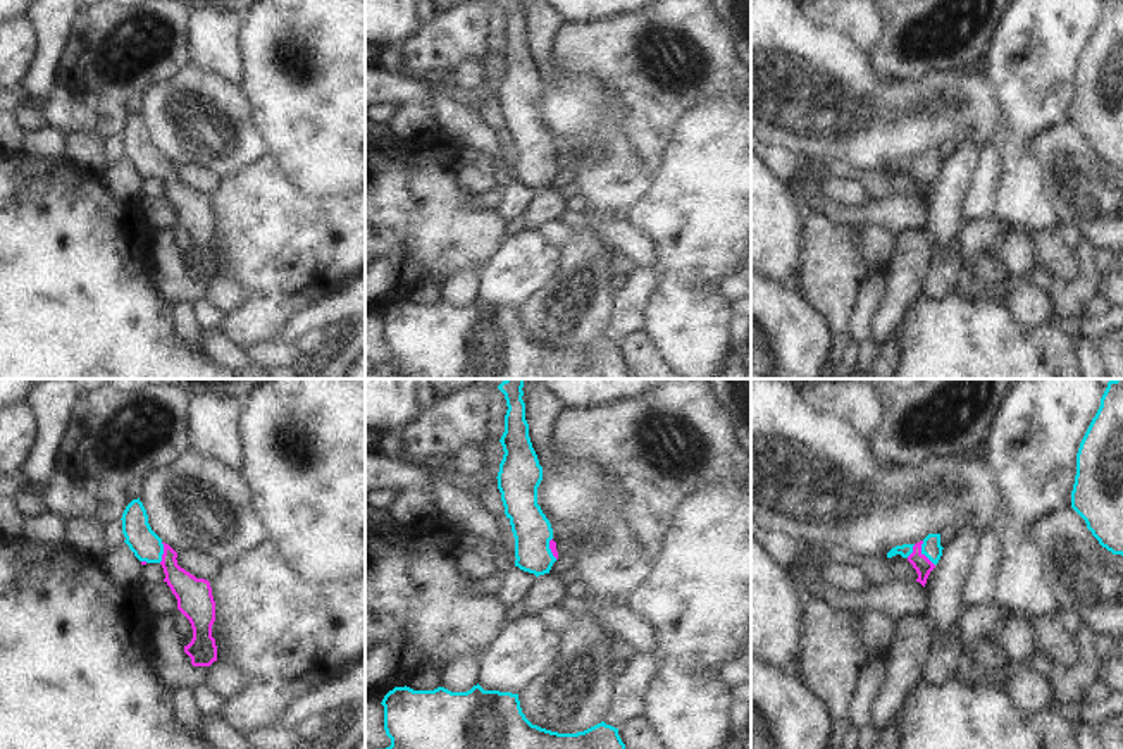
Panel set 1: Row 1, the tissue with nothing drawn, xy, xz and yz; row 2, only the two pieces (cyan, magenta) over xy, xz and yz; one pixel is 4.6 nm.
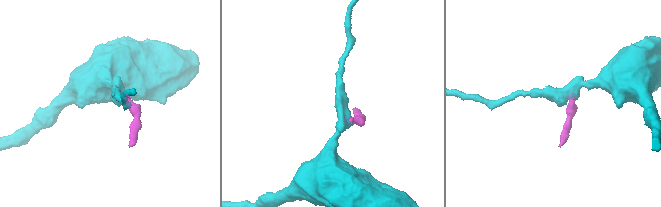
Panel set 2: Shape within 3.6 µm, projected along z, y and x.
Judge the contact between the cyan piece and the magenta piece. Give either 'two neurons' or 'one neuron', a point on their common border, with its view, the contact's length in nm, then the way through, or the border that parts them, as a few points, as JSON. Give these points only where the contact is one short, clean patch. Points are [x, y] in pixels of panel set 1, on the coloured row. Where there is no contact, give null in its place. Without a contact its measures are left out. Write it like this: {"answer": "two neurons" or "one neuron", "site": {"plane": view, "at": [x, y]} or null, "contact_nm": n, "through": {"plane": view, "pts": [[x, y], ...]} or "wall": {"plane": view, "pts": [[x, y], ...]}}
{"answer": "one neuron", "site": {"plane": "yz", "at": [924, 553]}, "contact_nm": 130, "through": {"plane": "yz", "pts": [[930, 548], [924, 553], [920, 562]]}}

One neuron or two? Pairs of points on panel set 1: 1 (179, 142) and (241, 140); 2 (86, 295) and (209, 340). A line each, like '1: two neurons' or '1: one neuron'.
1: one neuron
2: two neurons

